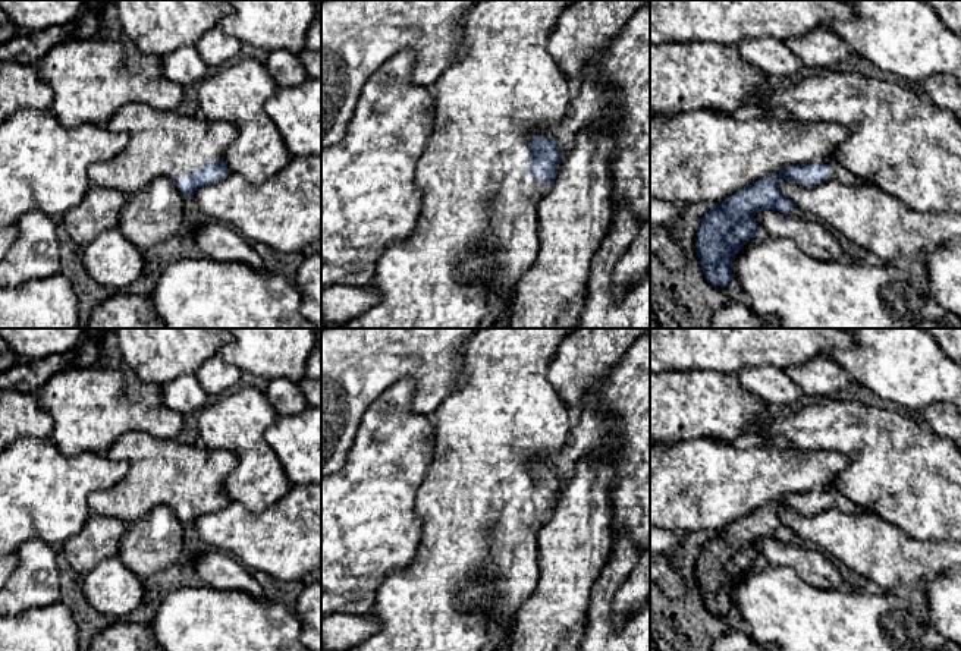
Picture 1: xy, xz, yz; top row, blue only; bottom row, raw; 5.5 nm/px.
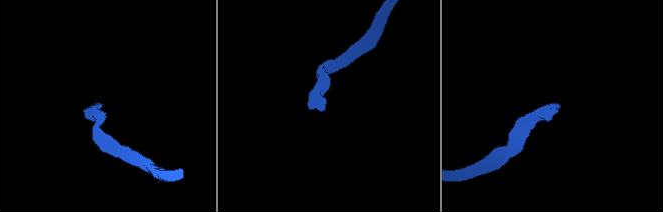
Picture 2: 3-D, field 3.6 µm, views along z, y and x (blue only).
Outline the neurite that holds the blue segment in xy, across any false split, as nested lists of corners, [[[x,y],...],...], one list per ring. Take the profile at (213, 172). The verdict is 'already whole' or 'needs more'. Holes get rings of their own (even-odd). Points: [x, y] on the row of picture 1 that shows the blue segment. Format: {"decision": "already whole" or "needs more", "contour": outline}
{"decision": "needs more", "contour": [[[129,103],[106,126],[126,132],[129,141],[116,157],[88,169],[89,185],[113,188],[129,196],[153,180],[167,177],[186,199],[230,173],[223,157],[238,130],[229,122]]]}

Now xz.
{"decision": "needs more", "contour": [[[478,0],[472,9],[467,15],[465,22],[465,47],[462,50],[461,57],[431,85],[431,91],[434,94],[436,100],[436,129],[431,133],[427,148],[423,154],[423,157],[418,160],[417,164],[417,186],[420,189],[421,195],[421,210],[420,217],[415,229],[411,232],[411,235],[402,240],[398,240],[392,243],[380,257],[376,268],[376,274],[373,279],[373,286],[380,293],[380,301],[368,308],[365,312],[359,314],[357,318],[349,321],[342,328],[492,328],[496,323],[500,312],[506,308],[506,304],[514,296],[515,286],[525,270],[531,267],[534,262],[537,252],[538,252],[538,235],[537,235],[537,205],[540,199],[550,191],[553,180],[558,174],[558,167],[560,163],[560,152],[556,147],[556,144],[552,139],[552,128],[555,125],[559,125],[569,107],[569,103],[575,94],[575,85],[569,81],[568,75],[563,72],[562,66],[559,65],[559,60],[550,54],[549,51],[549,38],[553,34],[555,25],[558,23],[562,10],[574,0]],[[462,274],[484,274],[490,279],[489,283],[484,283],[483,280],[471,280],[468,283],[462,283],[458,280]]]}

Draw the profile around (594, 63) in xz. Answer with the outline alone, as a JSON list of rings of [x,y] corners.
[[[613,41],[607,43],[606,45],[603,45],[599,51],[593,53],[582,70],[582,76],[581,79],[577,82],[575,87],[578,87],[582,81],[590,79],[590,78],[599,78],[600,76],[600,70],[603,67],[603,62],[604,59],[609,56],[610,48],[612,48]]]

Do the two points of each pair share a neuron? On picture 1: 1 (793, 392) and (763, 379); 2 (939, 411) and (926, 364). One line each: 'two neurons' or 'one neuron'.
1: one neuron
2: two neurons

